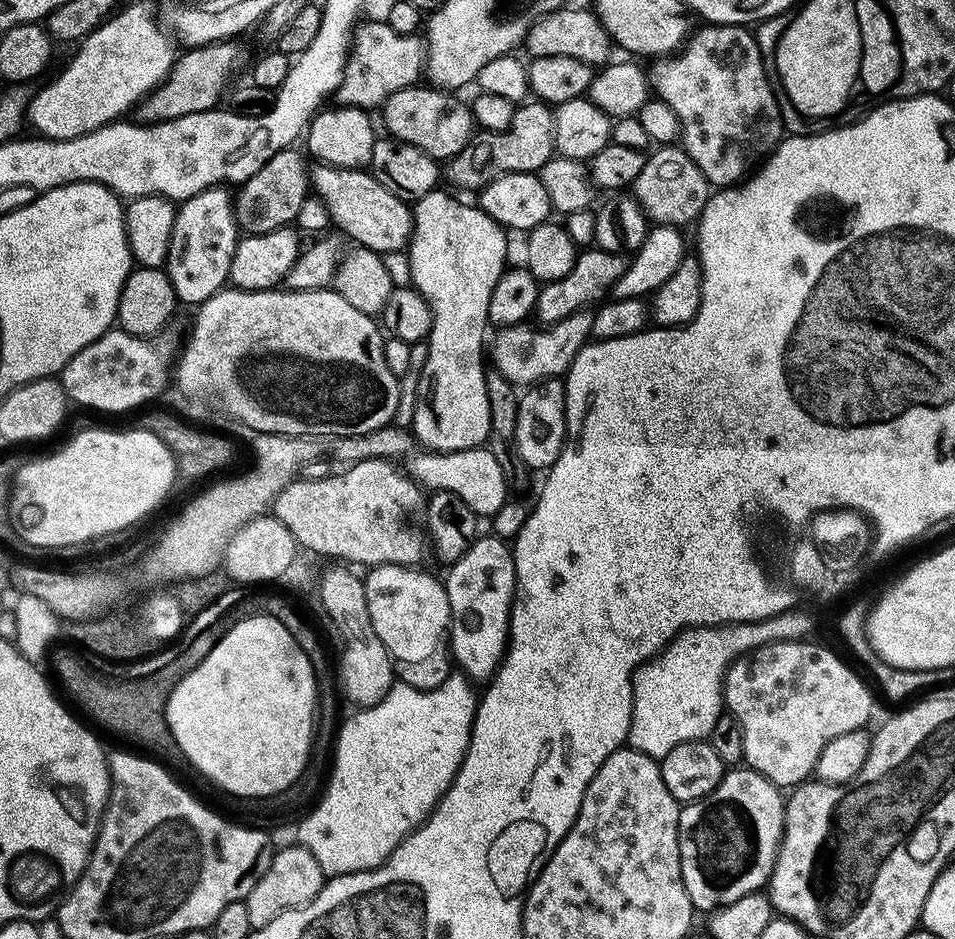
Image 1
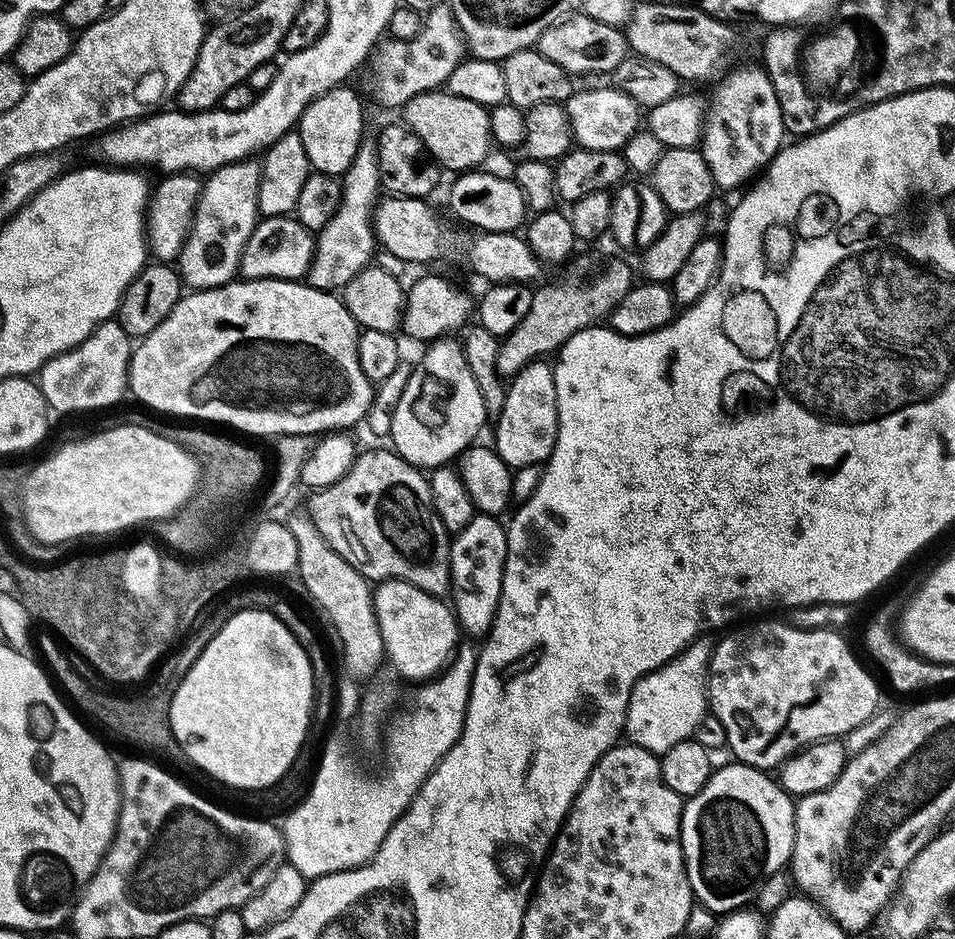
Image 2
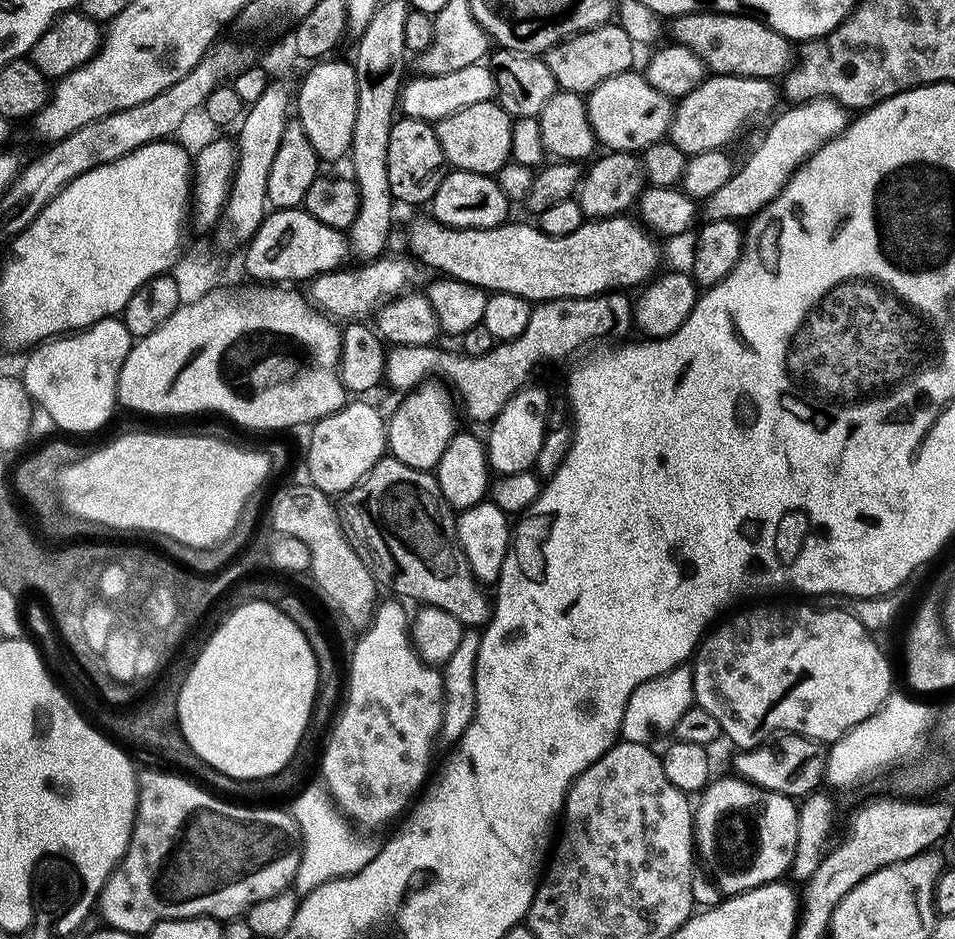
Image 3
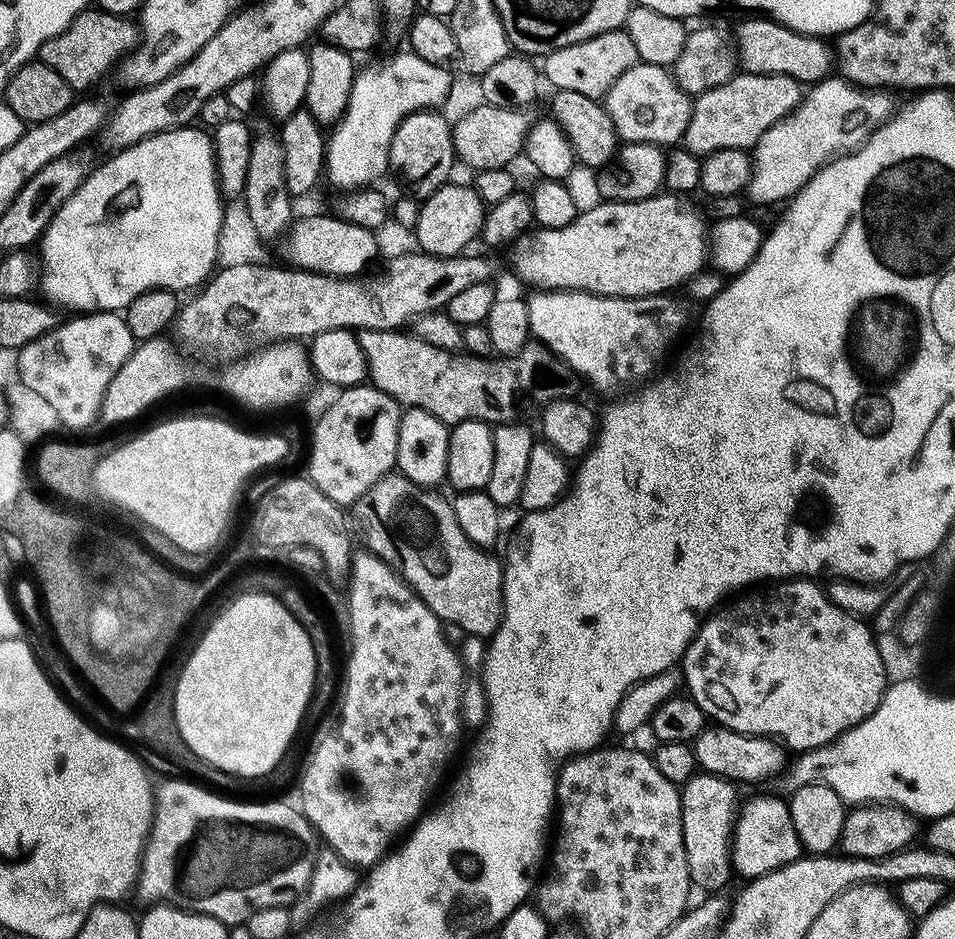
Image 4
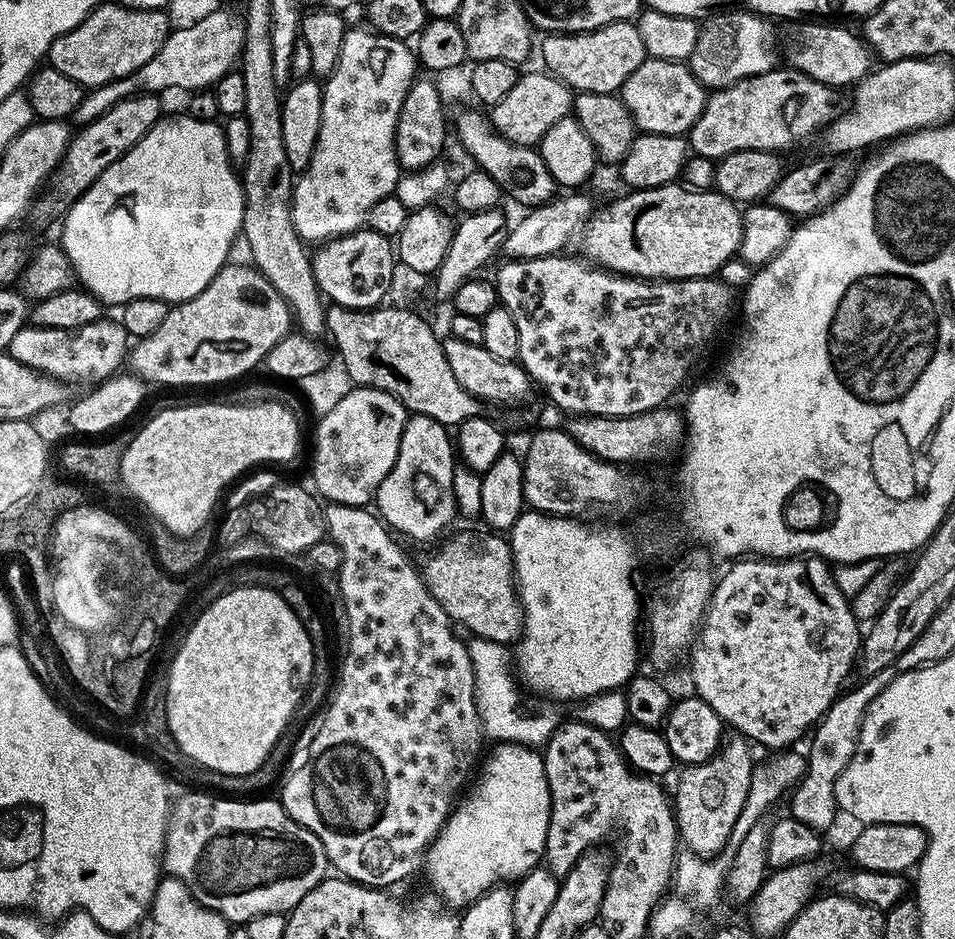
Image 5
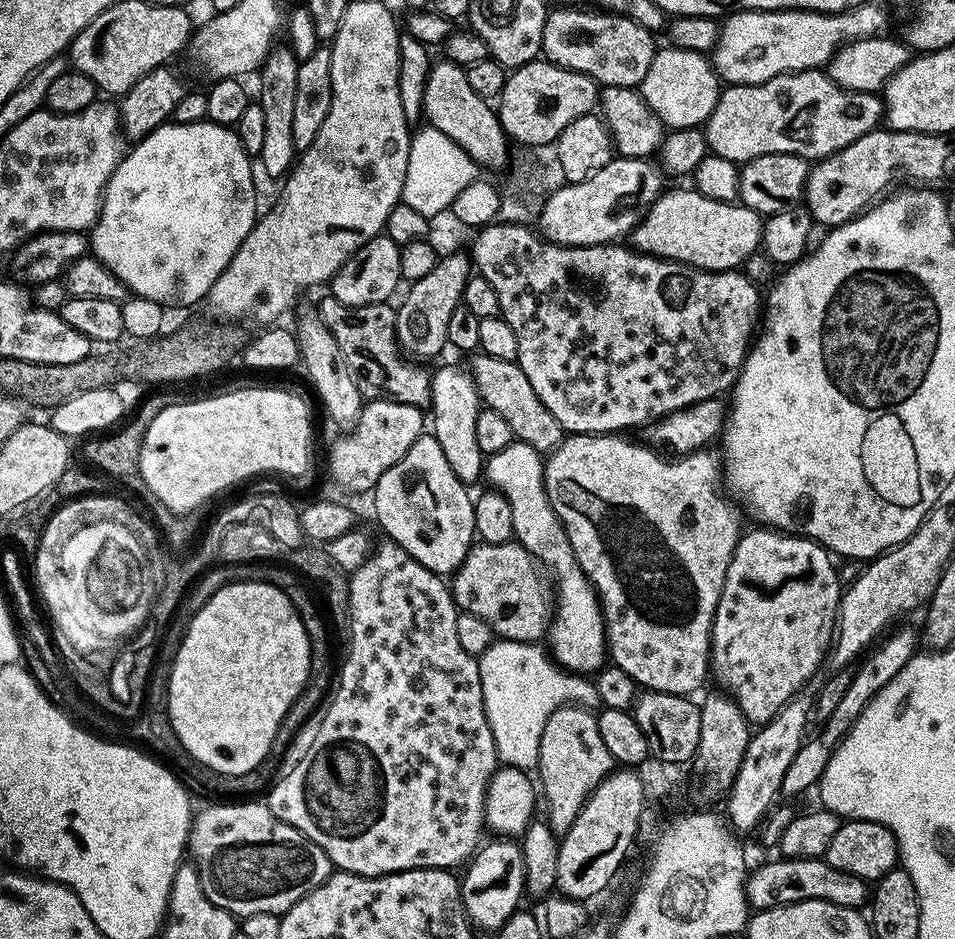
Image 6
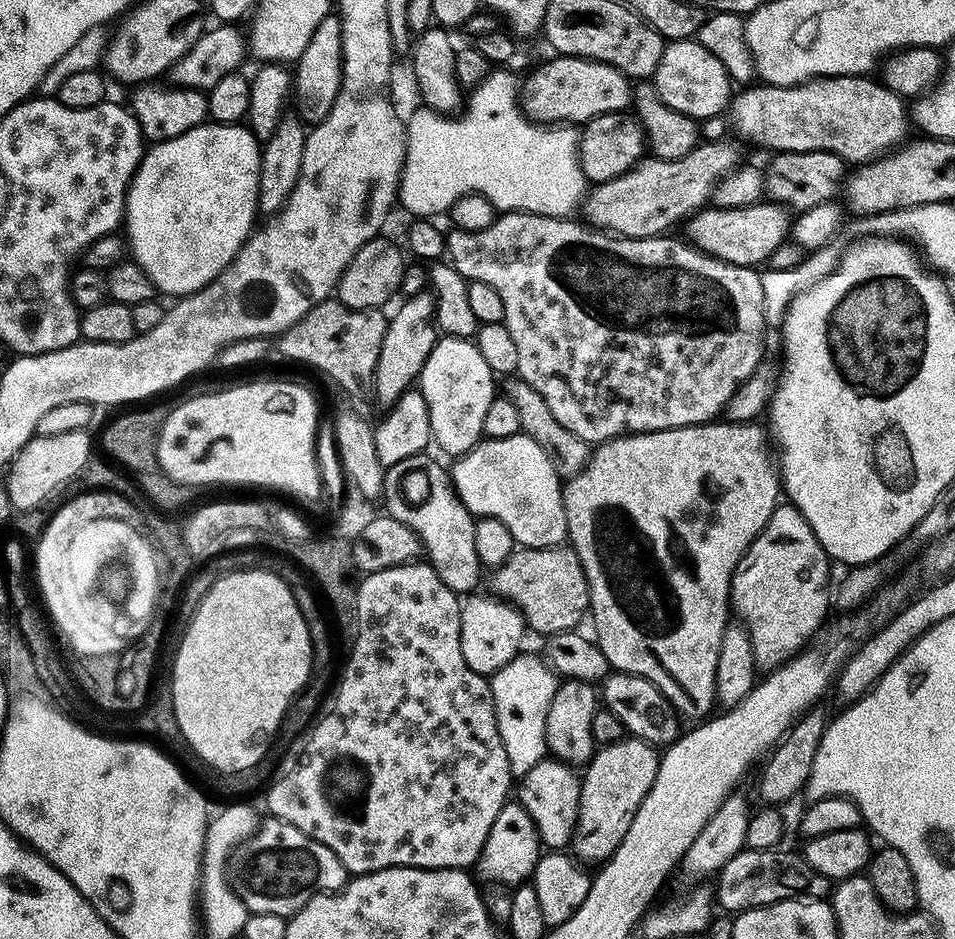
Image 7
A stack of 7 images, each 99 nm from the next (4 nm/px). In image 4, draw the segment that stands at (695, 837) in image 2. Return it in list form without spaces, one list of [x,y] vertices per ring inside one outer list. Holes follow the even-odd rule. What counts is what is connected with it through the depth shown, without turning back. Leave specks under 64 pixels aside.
[[[779,795],[776,796],[756,796],[753,800],[746,799],[739,805],[739,811],[736,813],[735,828],[732,830],[730,839],[730,857],[731,867],[741,872],[744,878],[755,878],[765,876],[767,872],[778,870],[790,862],[800,859],[802,847],[798,834],[795,833],[794,822],[791,821],[788,804],[784,800],[780,801]]]

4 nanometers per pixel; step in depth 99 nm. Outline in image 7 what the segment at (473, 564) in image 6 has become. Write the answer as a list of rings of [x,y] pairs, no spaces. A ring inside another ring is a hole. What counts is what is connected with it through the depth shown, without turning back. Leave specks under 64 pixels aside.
[[[557,546],[554,548],[525,548],[517,547],[502,562],[502,566],[491,569],[493,597],[511,604],[524,616],[525,625],[536,632],[541,632],[541,637],[547,638],[555,632],[570,632],[577,627],[580,619],[587,617],[590,612],[588,602],[588,579],[584,573],[582,562],[571,546]]]

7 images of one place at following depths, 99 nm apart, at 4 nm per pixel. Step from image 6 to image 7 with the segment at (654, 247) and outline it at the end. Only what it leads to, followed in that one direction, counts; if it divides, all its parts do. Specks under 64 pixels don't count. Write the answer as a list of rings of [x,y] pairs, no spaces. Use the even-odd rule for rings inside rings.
[[[775,202],[751,204],[745,208],[705,206],[688,217],[686,227],[686,240],[692,247],[700,249],[715,260],[725,260],[727,264],[750,268],[763,265],[774,254],[774,250],[789,239],[790,216]]]

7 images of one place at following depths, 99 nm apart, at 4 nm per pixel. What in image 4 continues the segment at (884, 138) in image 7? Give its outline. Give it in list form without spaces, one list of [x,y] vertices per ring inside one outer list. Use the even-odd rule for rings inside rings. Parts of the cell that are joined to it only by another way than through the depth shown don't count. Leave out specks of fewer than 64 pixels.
[[[737,74],[722,86],[695,97],[683,147],[701,158],[727,148],[751,150],[774,122],[789,116],[799,106],[801,99],[802,85],[789,76]]]

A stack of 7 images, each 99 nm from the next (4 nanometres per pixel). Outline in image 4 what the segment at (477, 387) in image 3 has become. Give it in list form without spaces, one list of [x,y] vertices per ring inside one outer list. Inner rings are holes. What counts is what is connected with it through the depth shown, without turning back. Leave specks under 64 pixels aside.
[[[408,330],[361,331],[359,337],[362,354],[366,354],[367,379],[371,387],[390,394],[390,398],[394,398],[401,406],[421,408],[434,414],[434,418],[449,426],[467,420],[481,420],[493,426],[510,424],[519,421],[523,412],[536,412],[555,399],[571,397],[578,385],[577,377],[568,365],[563,364],[546,345],[539,342],[524,344],[522,350],[513,356],[484,359],[471,354],[447,352]]]

